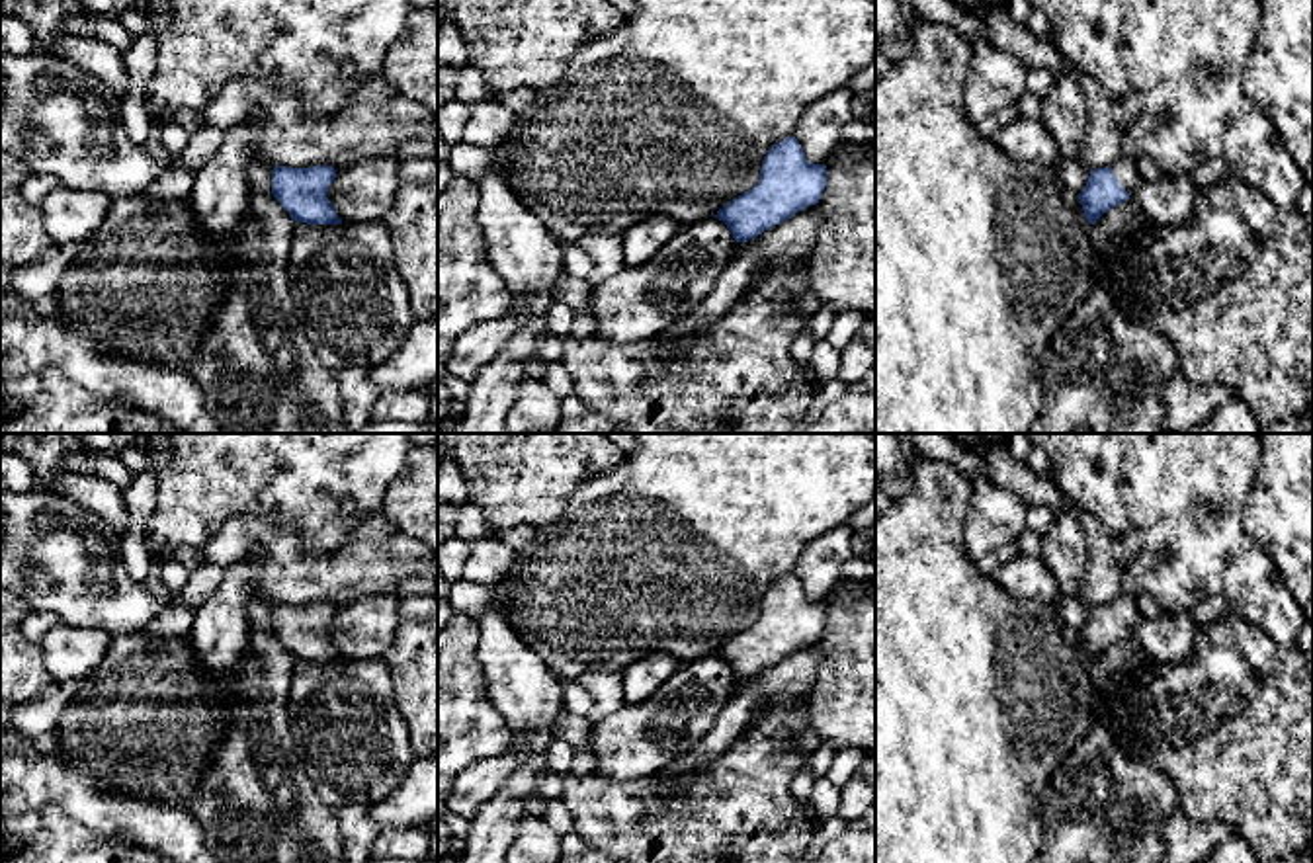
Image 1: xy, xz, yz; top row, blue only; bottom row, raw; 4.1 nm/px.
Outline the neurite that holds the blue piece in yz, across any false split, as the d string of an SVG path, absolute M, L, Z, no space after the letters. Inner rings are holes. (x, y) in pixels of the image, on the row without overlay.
M1123 592L1112 603L1090 607L1088 619L1079 631L1088 662L1094 662L1112 644L1127 638L1137 619L1137 599Z

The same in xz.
M795 574L764 594L758 621L717 648L735 679L754 678L774 662L817 642L826 625L826 603L811 601Z

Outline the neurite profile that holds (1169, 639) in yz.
M1190 609L1165 611L1155 619L1139 617L1133 637L1157 662L1178 664L1190 656L1200 625Z

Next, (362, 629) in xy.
M377 594L336 607L326 635L346 660L383 658L401 619L397 594Z

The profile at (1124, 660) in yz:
M1127 637L1090 662L1090 674L1102 697L1114 701L1129 679L1159 666L1161 662L1157 662L1133 637Z

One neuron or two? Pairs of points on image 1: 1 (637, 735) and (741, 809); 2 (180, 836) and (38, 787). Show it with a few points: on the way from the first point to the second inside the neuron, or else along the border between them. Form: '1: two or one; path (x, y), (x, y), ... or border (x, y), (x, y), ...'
1: two; border (663, 770), (618, 781)
2: one; path (145, 822), (104, 813), (73, 791)

